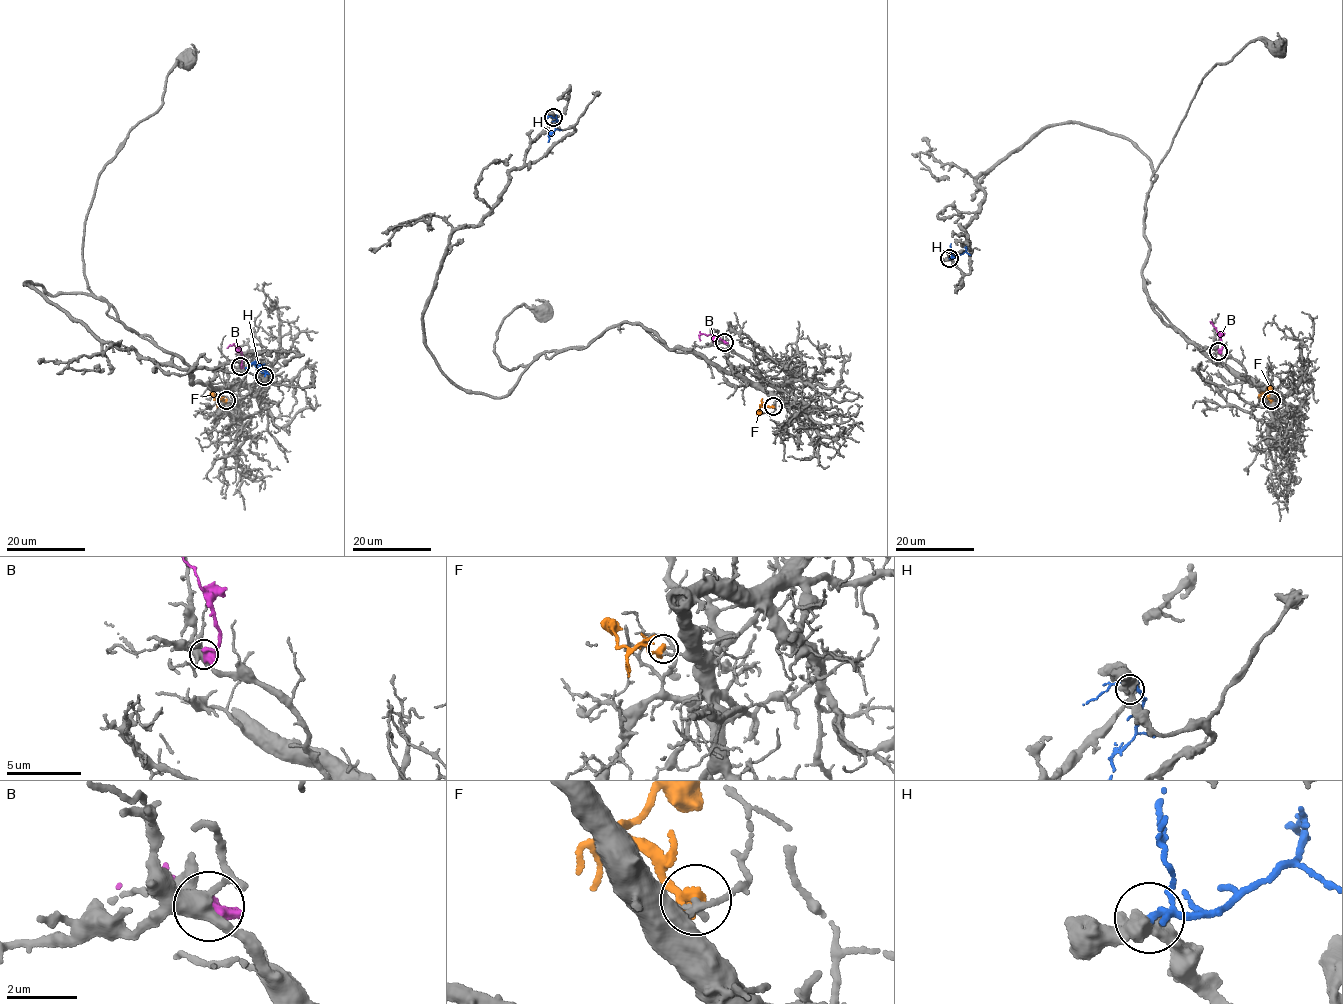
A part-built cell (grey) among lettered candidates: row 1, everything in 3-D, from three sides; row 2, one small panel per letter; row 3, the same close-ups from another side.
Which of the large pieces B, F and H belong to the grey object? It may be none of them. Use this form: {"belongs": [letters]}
{"belongs": []}

